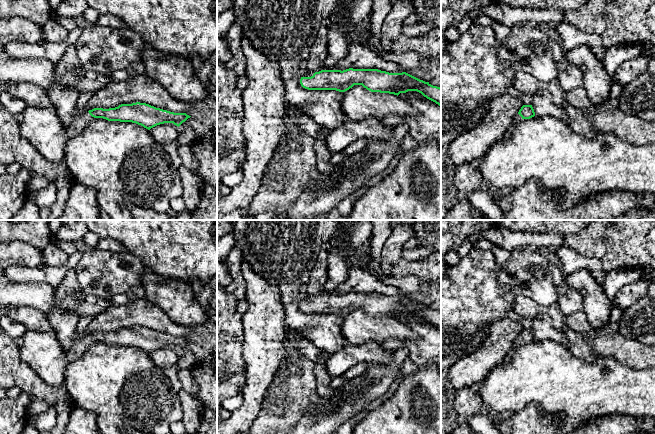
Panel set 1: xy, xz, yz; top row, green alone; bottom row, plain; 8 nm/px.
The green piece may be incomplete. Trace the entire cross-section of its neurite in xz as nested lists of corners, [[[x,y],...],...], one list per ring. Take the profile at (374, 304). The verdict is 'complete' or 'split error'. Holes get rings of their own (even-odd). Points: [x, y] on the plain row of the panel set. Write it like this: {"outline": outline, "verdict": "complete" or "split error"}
{"outline": [[[300,293],[299,299],[301,301],[300,308],[303,312],[308,314],[336,314],[345,316],[354,309],[362,309],[371,316],[389,317],[399,319],[408,315],[417,315],[427,323],[435,326],[441,330],[441,312],[431,309],[429,306],[420,304],[406,296],[389,297],[378,293],[353,293],[346,294],[321,294],[319,296],[312,296],[306,293]]], "verdict": "split error"}

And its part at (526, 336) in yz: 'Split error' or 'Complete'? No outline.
Split error

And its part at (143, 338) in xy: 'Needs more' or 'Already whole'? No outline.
Needs more

